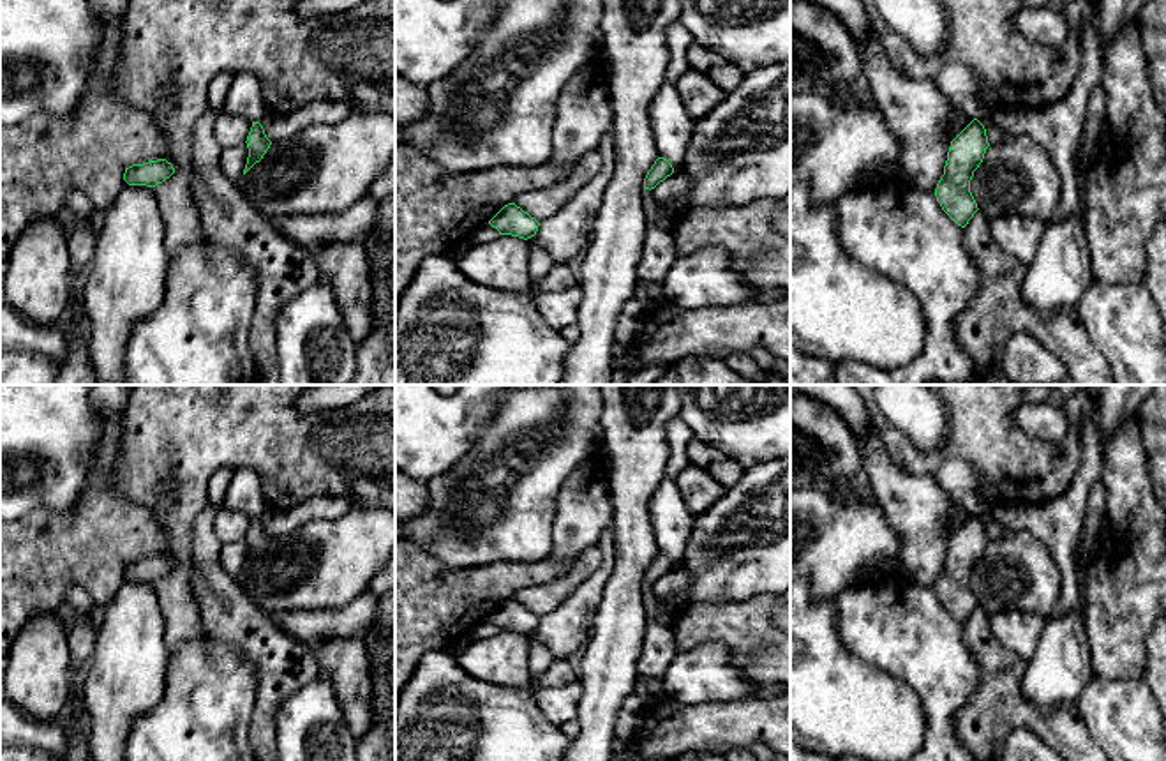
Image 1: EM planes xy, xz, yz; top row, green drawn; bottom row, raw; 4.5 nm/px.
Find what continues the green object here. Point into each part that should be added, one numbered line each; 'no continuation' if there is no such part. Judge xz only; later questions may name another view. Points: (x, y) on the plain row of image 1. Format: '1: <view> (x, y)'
1: xz (658, 650)

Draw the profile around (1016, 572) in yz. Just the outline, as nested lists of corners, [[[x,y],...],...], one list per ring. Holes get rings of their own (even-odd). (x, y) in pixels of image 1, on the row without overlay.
[[[1020,530],[986,544],[970,588],[990,616],[1013,609],[1048,616],[1060,599],[1060,570],[1043,542]]]

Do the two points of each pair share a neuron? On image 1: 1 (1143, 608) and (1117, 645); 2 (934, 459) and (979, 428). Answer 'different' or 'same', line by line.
1: same
2: same

